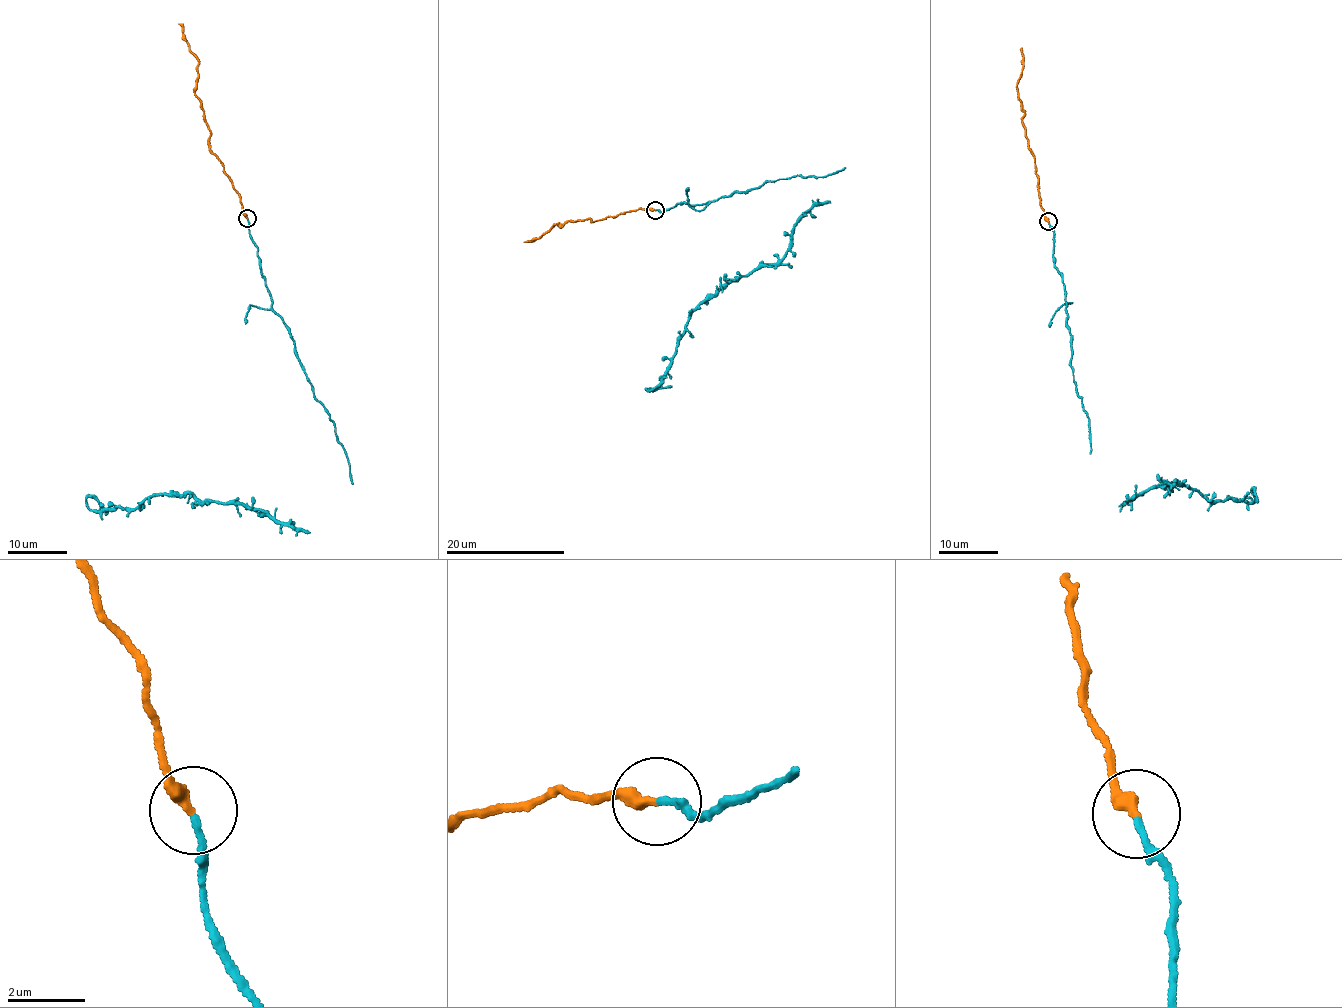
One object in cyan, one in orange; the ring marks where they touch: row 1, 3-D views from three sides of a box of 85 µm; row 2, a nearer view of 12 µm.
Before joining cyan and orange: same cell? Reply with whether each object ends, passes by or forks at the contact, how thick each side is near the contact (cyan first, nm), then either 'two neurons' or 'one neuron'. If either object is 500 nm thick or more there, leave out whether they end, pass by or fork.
cyan ends | orange ends | 170/320 nm | one neuron

